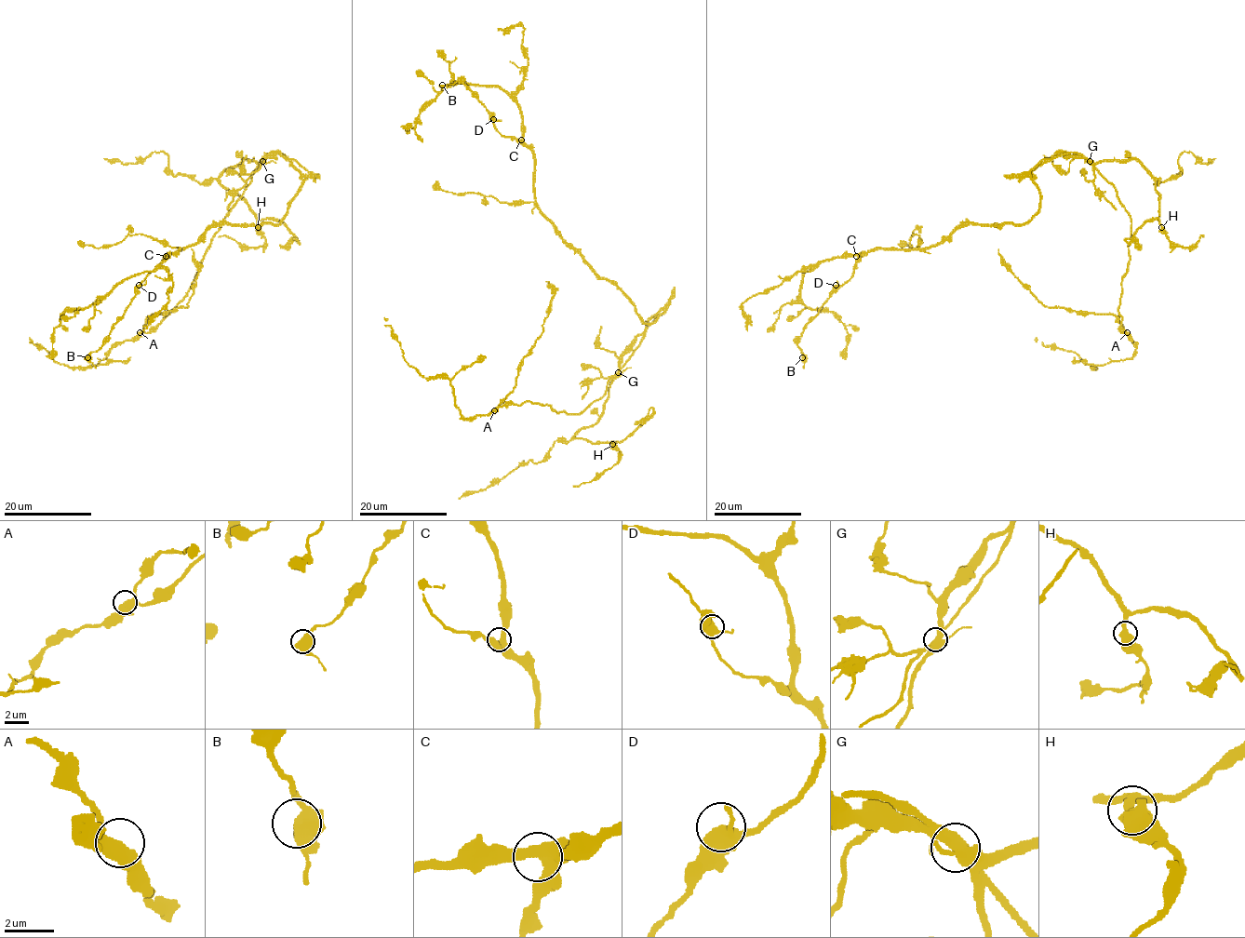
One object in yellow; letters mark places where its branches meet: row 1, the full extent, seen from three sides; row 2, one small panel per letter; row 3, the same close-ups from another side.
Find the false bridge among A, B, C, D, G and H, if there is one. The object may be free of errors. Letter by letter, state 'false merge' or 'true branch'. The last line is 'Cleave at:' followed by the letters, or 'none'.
A: true branch
B: true branch
C: true branch
D: true branch
G: false merge
H: true branch
Cleave at: G

